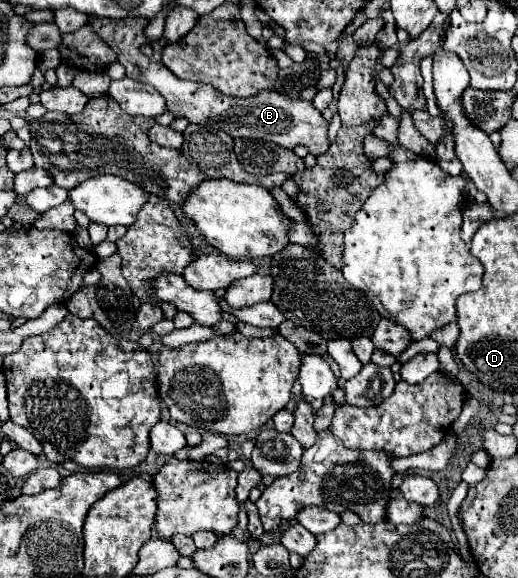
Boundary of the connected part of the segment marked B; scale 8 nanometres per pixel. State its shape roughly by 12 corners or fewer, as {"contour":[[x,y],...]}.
{"contour":[[146,17],[88,23],[126,75],[156,87],[168,111],[232,137],[330,147],[310,101],[276,91],[228,97],[182,81],[154,55]]}

